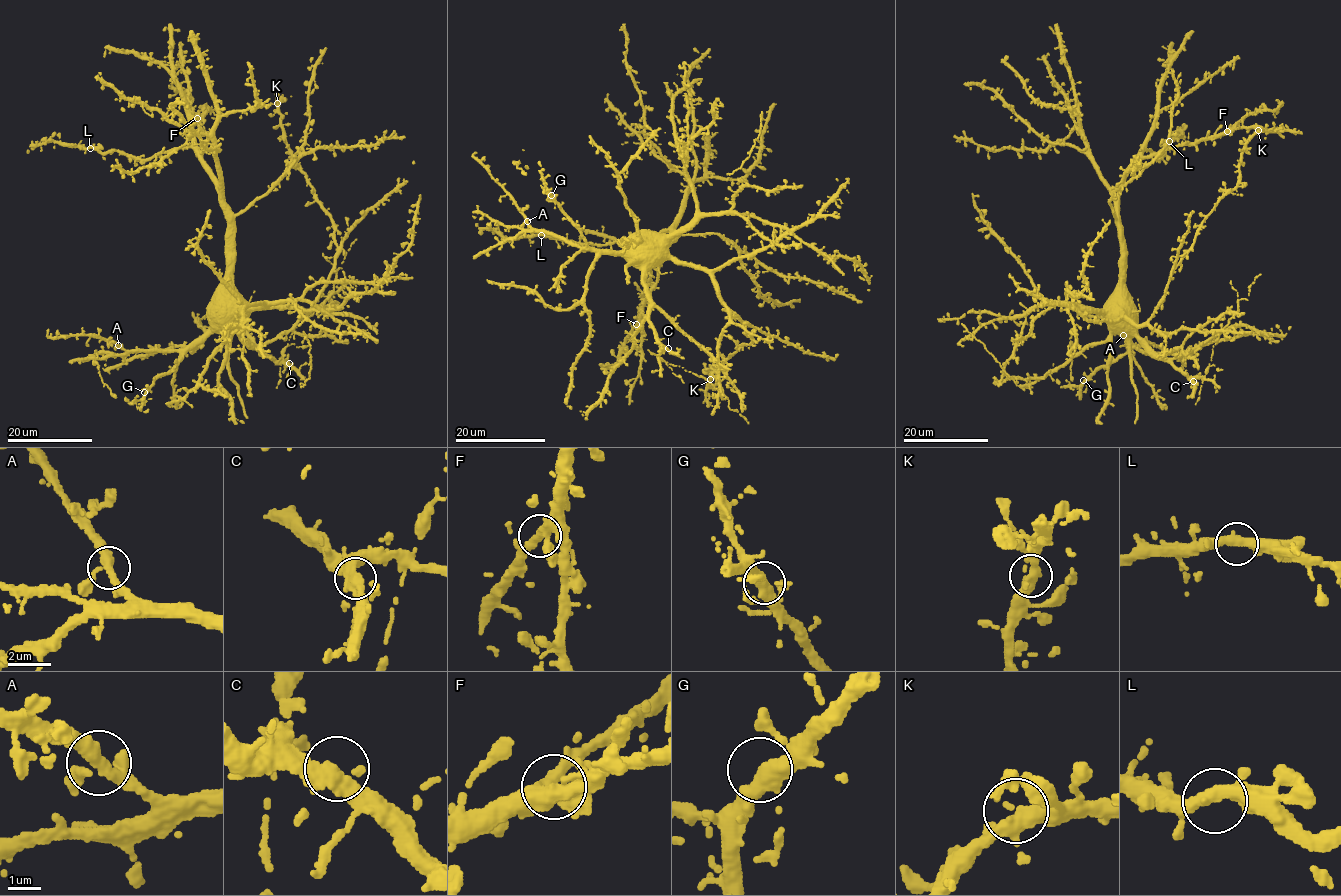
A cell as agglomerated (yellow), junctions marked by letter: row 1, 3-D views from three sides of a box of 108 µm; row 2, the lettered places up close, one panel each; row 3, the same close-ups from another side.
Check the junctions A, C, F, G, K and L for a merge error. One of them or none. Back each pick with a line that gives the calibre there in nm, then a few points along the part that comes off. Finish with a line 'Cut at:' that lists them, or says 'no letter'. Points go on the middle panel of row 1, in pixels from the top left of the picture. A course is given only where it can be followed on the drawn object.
Cut at: no letter

